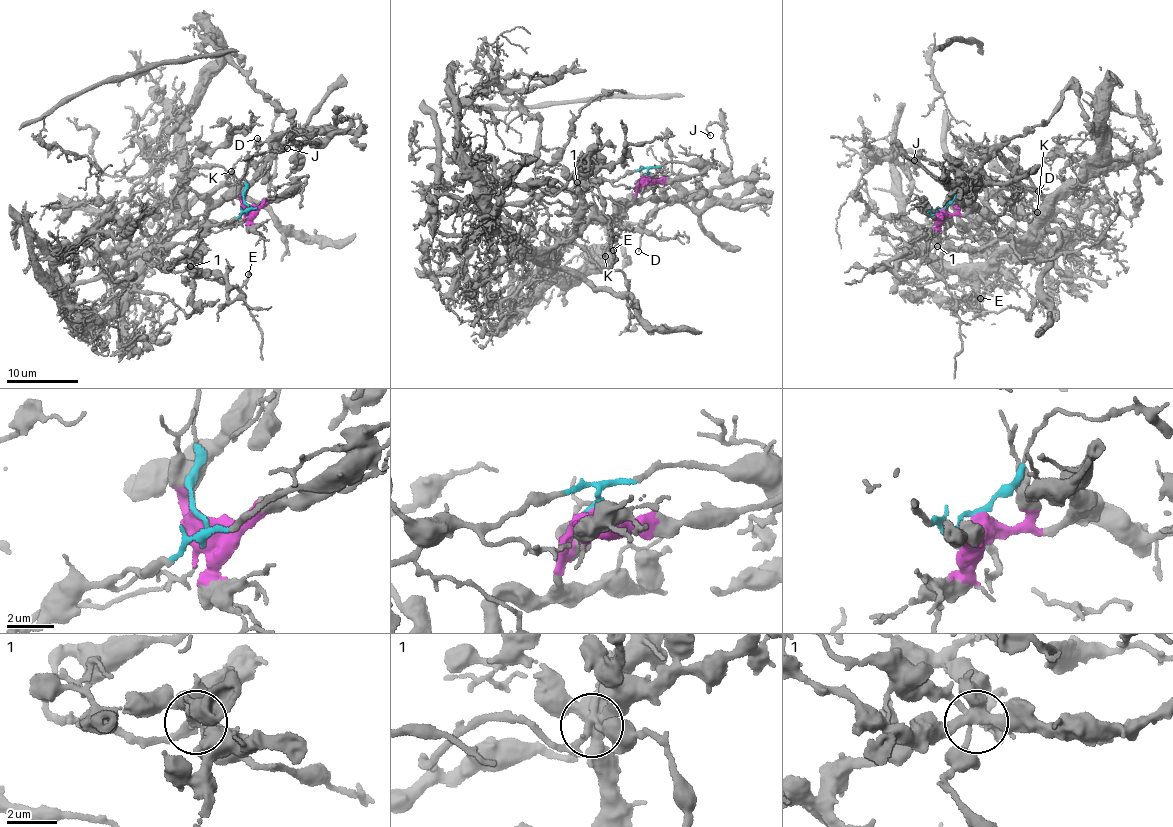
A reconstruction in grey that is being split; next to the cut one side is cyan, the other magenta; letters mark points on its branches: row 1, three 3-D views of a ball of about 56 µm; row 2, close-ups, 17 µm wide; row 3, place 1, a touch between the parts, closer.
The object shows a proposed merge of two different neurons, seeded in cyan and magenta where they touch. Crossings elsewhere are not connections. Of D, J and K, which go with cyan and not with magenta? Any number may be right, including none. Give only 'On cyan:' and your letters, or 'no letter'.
On cyan: D

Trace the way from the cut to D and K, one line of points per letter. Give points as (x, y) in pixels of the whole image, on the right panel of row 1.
D: (941, 209), (952, 199), (958, 184), (968, 177), (979, 181), (994, 179), (1018, 189), (1029, 188), (1038, 192)
K: (941, 209), (965, 215), (977, 207), (992, 214), (1009, 214), (1028, 222), (1037, 213)

